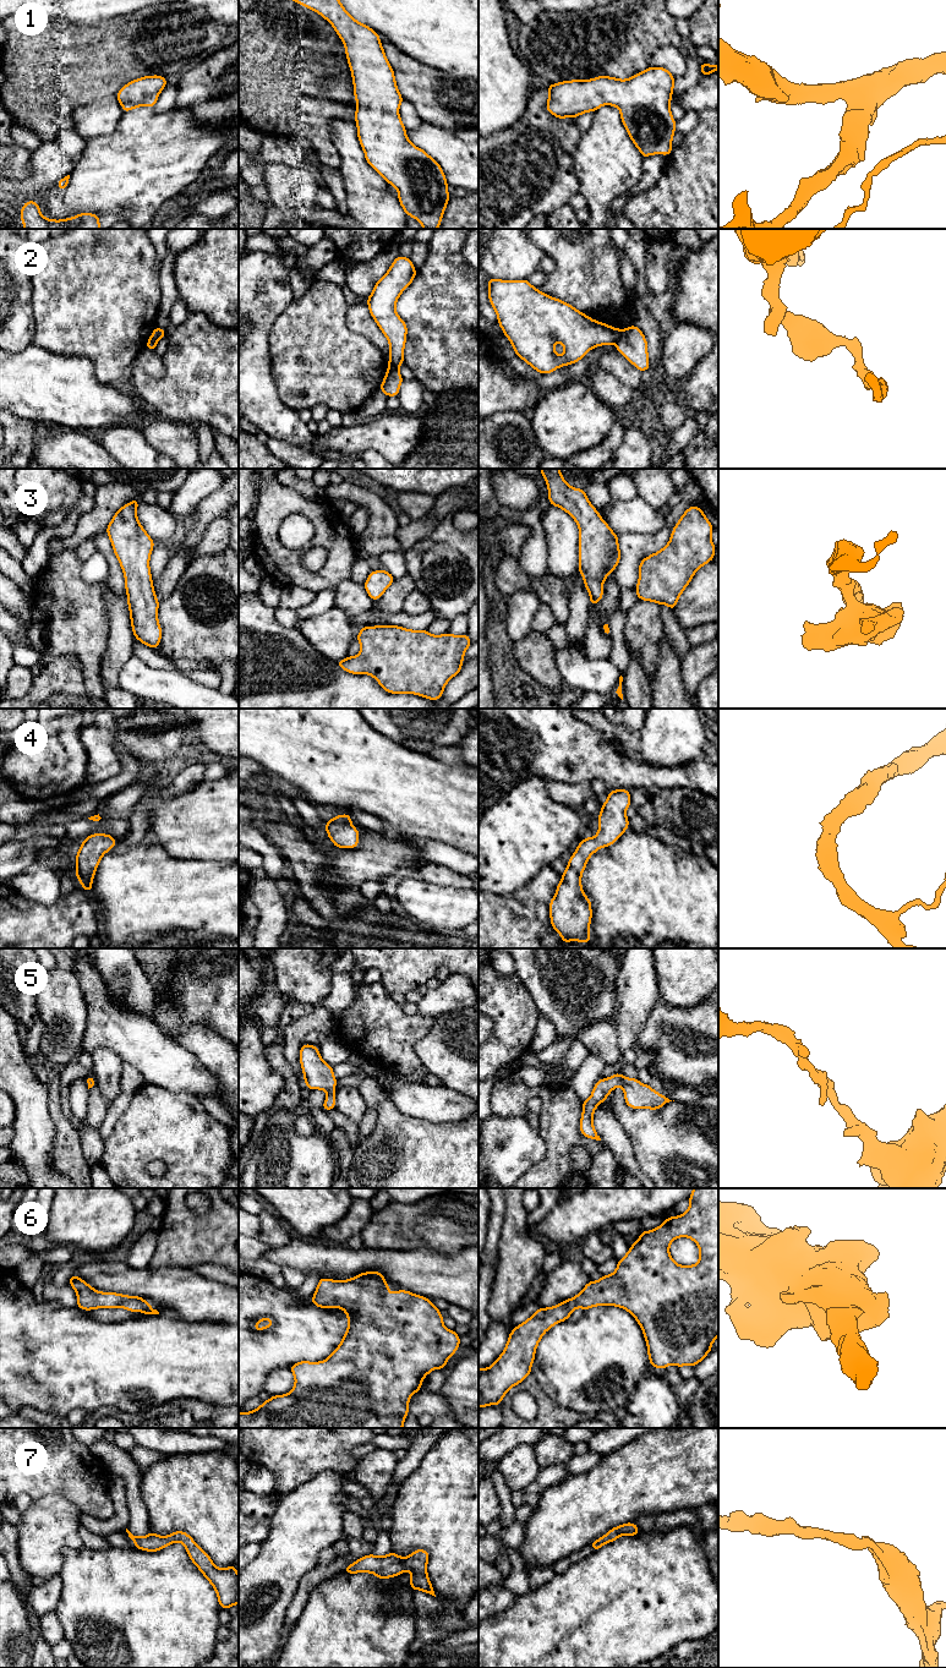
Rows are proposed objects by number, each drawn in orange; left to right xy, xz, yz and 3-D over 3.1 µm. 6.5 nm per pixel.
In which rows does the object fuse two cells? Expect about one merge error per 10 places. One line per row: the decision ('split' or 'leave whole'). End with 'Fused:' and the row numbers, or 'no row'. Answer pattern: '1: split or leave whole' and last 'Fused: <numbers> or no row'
1: leave whole
2: split
3: leave whole
4: leave whole
5: leave whole
6: leave whole
7: leave whole
Fused: 2

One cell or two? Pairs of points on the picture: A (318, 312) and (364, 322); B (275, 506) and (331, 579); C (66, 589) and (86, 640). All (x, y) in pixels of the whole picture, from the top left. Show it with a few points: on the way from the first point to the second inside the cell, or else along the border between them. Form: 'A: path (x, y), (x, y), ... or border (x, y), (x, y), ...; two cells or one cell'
A: border (345, 306), (345, 324), (366, 338); two cells
B: path (271, 530), (271, 546), (306, 579); one cell
C: path (78, 601), (86, 608), (86, 628); one cell

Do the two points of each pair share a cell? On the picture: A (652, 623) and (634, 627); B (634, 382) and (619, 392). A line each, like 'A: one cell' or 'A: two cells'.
A: one cell
B: two cells

